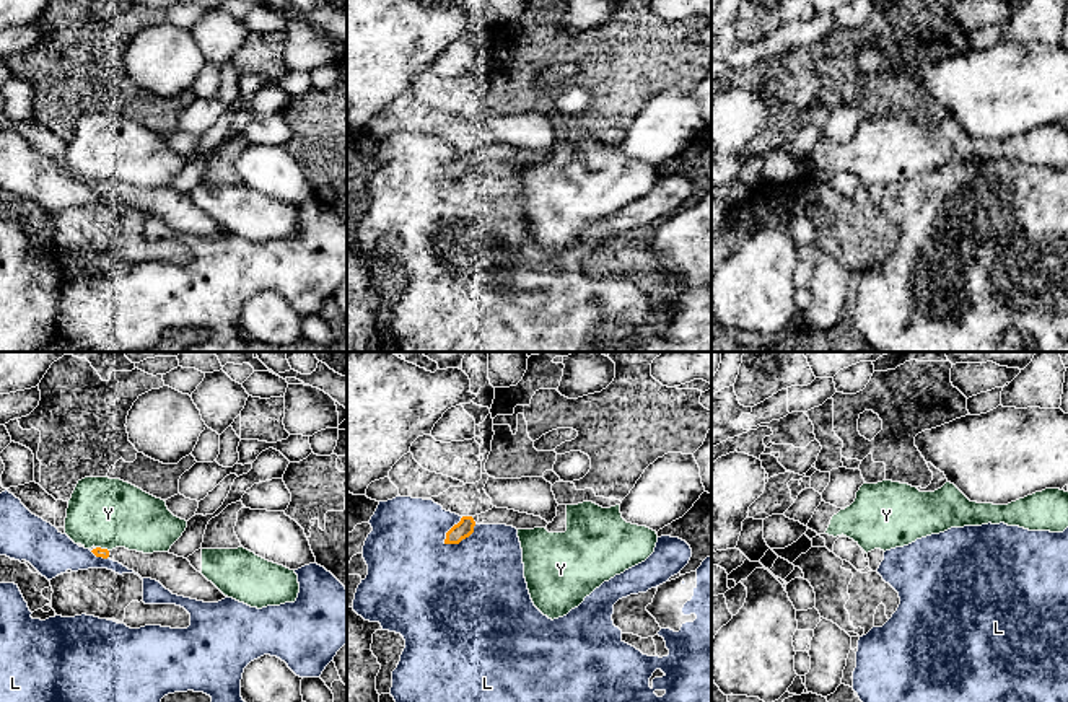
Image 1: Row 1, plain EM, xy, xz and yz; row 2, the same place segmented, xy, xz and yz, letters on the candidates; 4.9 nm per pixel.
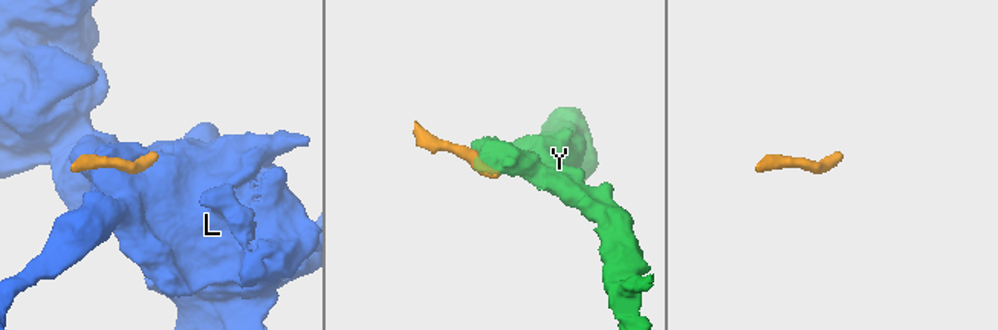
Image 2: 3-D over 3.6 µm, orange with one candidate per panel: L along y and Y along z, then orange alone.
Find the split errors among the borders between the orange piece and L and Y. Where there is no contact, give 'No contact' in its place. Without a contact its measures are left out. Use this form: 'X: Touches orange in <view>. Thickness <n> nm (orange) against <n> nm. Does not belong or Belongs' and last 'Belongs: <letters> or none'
L: Touches orange in xz. Thickness 90 nm (orange) against 480 nm. Does not belong
Y: Touches orange in xy. Thickness 50 nm (orange) against 340 nm. Does not belong
Belongs: none

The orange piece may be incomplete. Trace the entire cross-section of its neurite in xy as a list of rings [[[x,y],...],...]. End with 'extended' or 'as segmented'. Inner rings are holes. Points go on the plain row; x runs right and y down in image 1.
[[[96,182],[91,187],[96,192],[109,192],[111,195],[122,199],[142,213],[160,217],[173,230],[204,238],[218,238],[226,233],[184,192],[169,187],[143,189],[125,182],[116,182],[112,186]]] | extended

